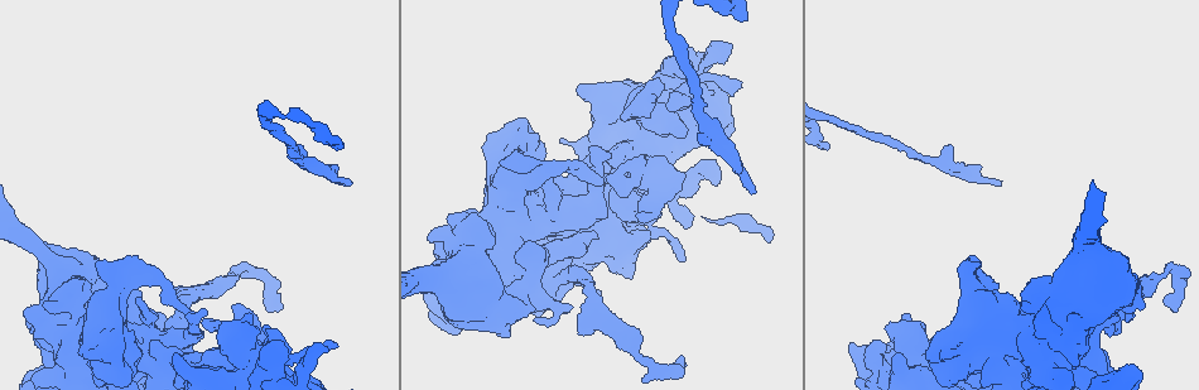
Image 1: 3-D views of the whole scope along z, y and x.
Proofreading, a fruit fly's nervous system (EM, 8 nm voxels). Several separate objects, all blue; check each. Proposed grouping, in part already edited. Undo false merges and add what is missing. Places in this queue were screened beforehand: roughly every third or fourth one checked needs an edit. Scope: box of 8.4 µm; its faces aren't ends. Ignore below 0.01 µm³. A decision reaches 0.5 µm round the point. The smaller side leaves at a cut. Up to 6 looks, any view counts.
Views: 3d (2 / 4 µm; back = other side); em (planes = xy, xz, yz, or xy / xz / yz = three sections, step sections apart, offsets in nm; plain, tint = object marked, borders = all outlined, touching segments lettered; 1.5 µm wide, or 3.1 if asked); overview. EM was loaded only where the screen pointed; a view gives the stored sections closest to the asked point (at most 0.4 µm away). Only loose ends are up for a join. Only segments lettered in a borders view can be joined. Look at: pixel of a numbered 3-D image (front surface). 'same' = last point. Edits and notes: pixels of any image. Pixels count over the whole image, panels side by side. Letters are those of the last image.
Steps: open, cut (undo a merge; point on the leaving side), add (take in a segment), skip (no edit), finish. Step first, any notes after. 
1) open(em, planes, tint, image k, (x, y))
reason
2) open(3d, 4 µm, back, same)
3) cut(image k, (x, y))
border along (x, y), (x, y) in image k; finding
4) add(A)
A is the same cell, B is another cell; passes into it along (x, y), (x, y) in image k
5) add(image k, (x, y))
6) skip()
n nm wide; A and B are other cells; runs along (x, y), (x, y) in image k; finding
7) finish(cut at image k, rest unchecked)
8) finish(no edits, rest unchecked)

open(3d, 4 µm, back, image 1, (636, 213))
free end

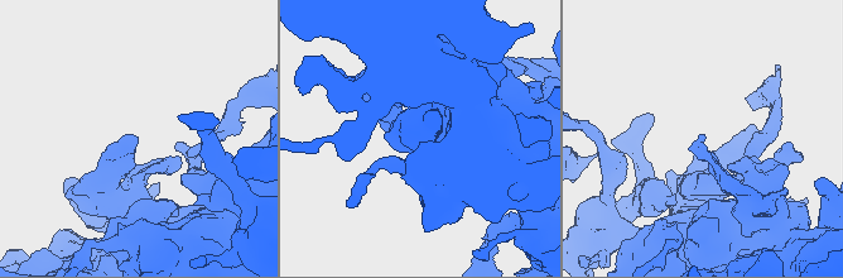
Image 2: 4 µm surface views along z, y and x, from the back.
open(em, yz, step 4, borders, image 2, (704, 134))
need the tissue

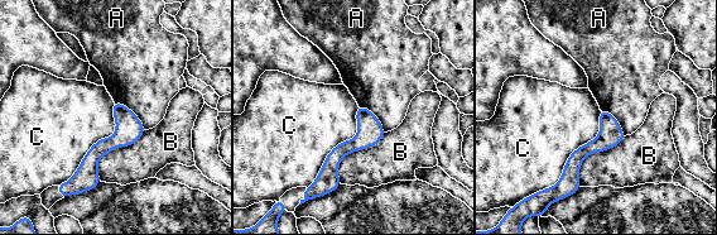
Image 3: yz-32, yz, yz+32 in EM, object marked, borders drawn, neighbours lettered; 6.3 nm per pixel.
skip()
A, B and C are other cells; border along (114, 100), (124, 104), (145, 129) in image 3; none of them fits

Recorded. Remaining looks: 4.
open(em, xz, step 8, tint, image 1, (502, 304))
calibre changes

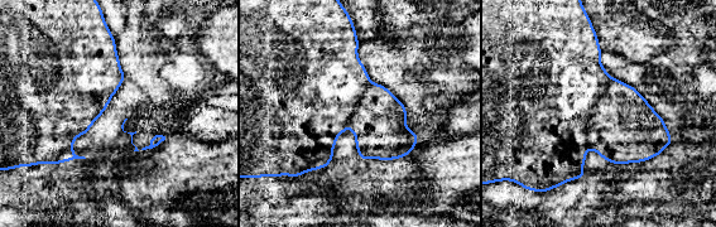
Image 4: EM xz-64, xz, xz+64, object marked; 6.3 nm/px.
open(em, planes, borders, same)
another direction

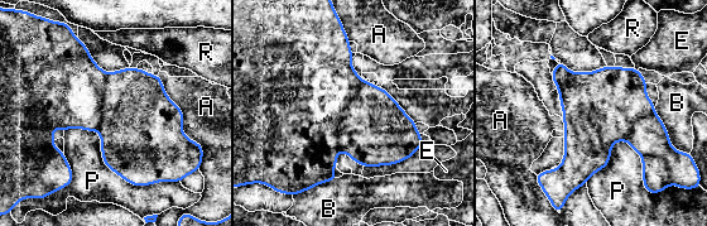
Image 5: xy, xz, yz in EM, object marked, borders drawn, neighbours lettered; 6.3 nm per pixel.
skip()
A, B, E, P and R are other cells; border along (65, 130), (171, 182) in image 5; all the same cell

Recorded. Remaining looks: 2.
open(em, planes, plain, image 1, (824, 145))
long arm stops here

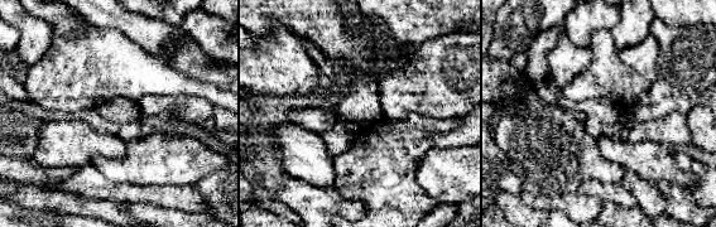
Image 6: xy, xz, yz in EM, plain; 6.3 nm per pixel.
open(em, planes, borders, same)
what lies round it

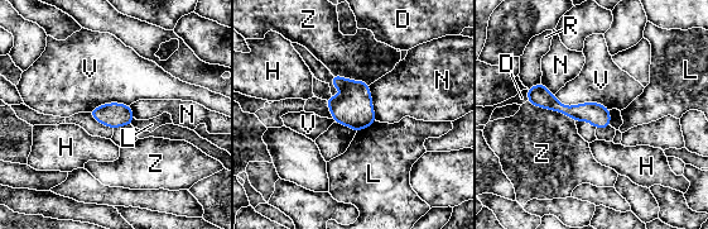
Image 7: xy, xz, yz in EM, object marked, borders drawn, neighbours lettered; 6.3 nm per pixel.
skip()
D, H, L, N, R, V and Z are other cells; border along (554, 95), (563, 104), (610, 109) in image 7; no lettered segment goes on from it

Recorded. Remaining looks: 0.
finish(no edits, rest unchecked)

